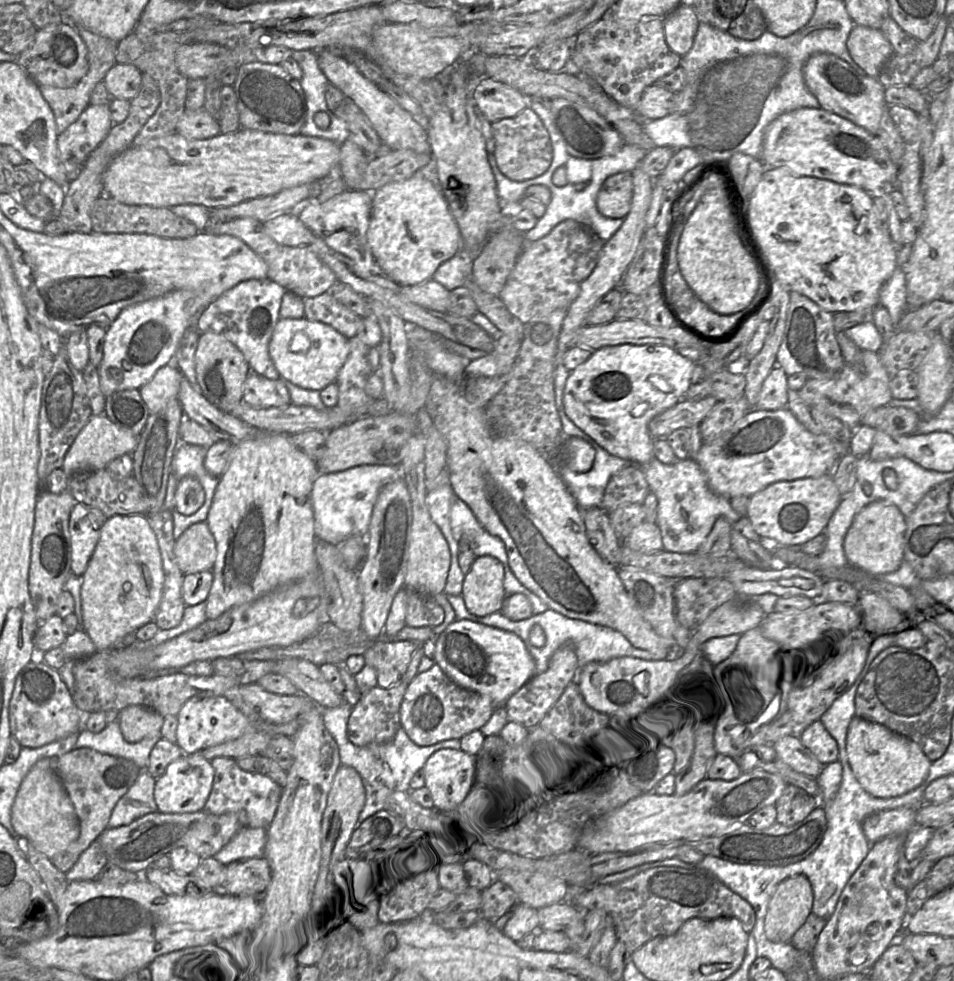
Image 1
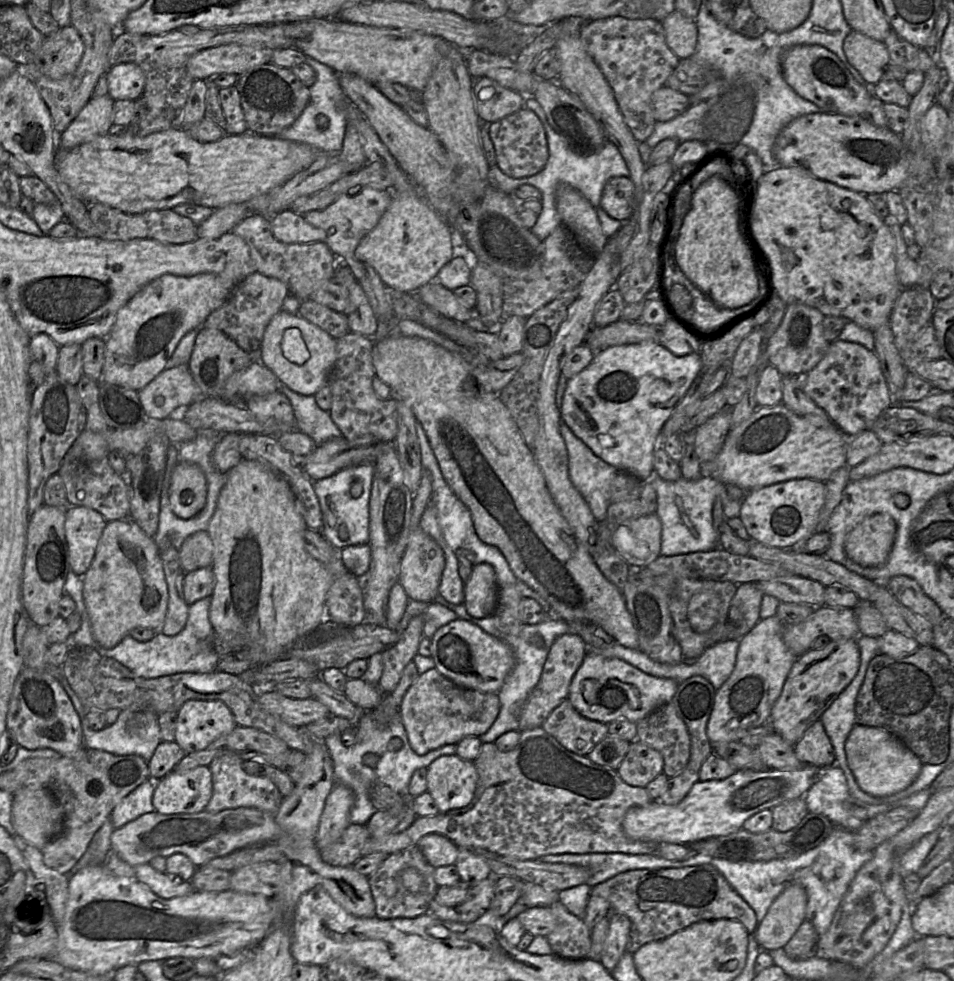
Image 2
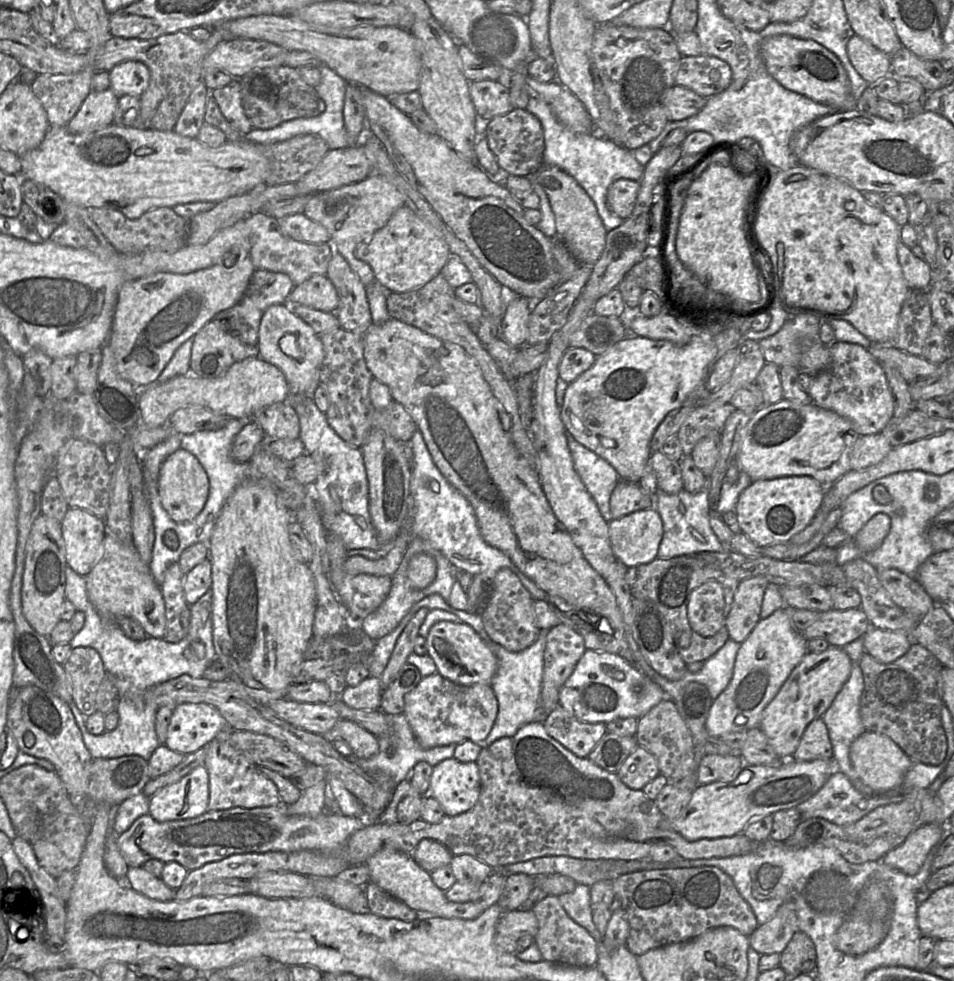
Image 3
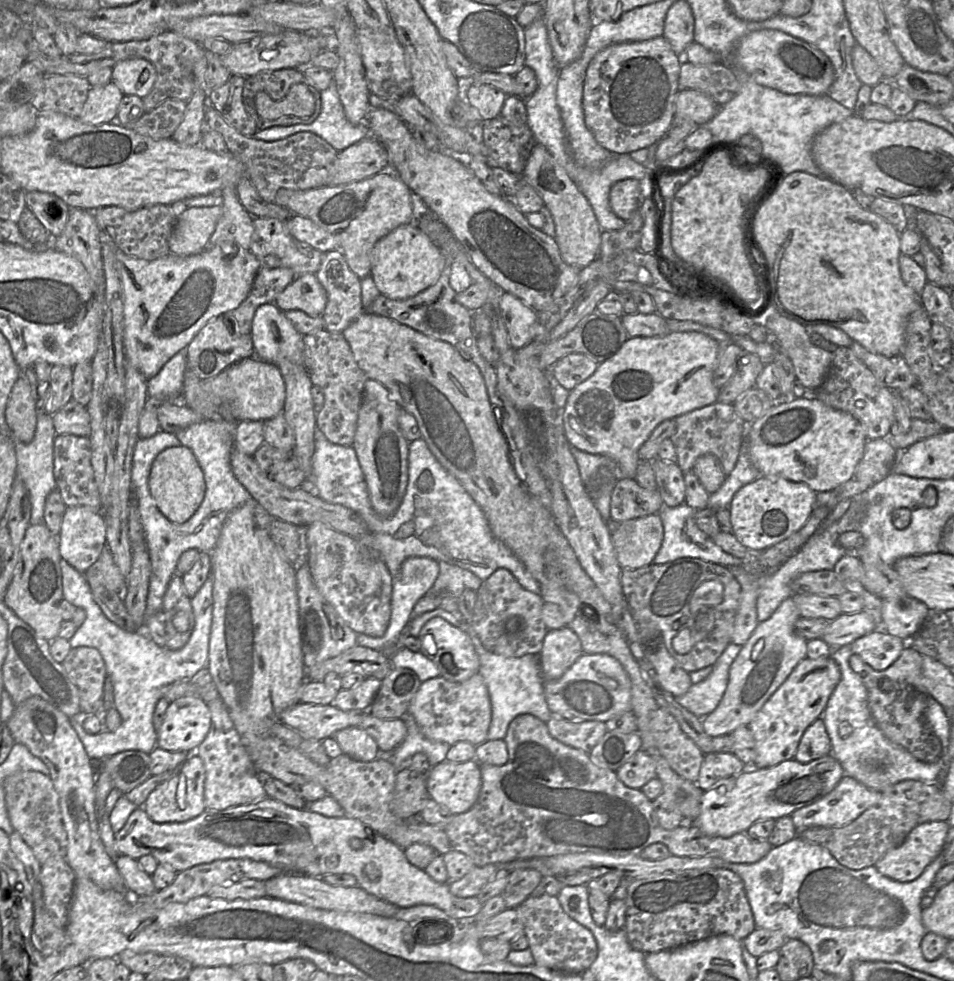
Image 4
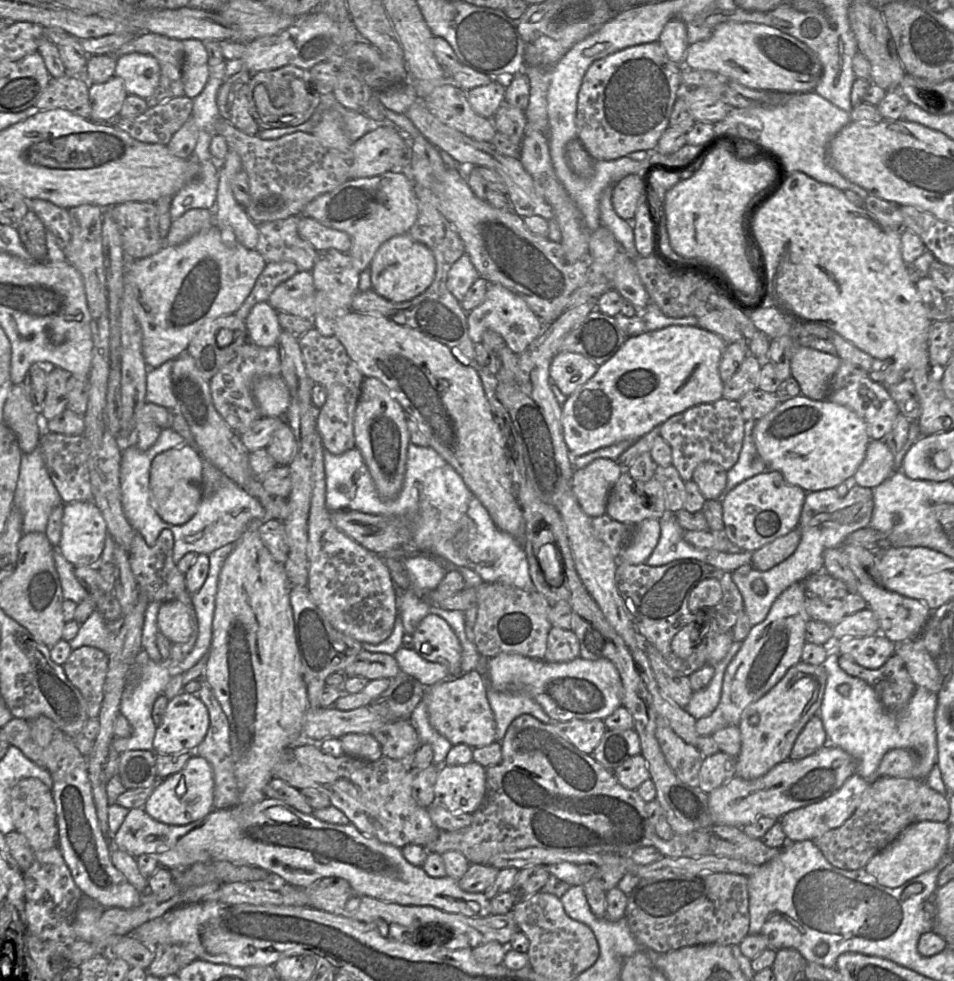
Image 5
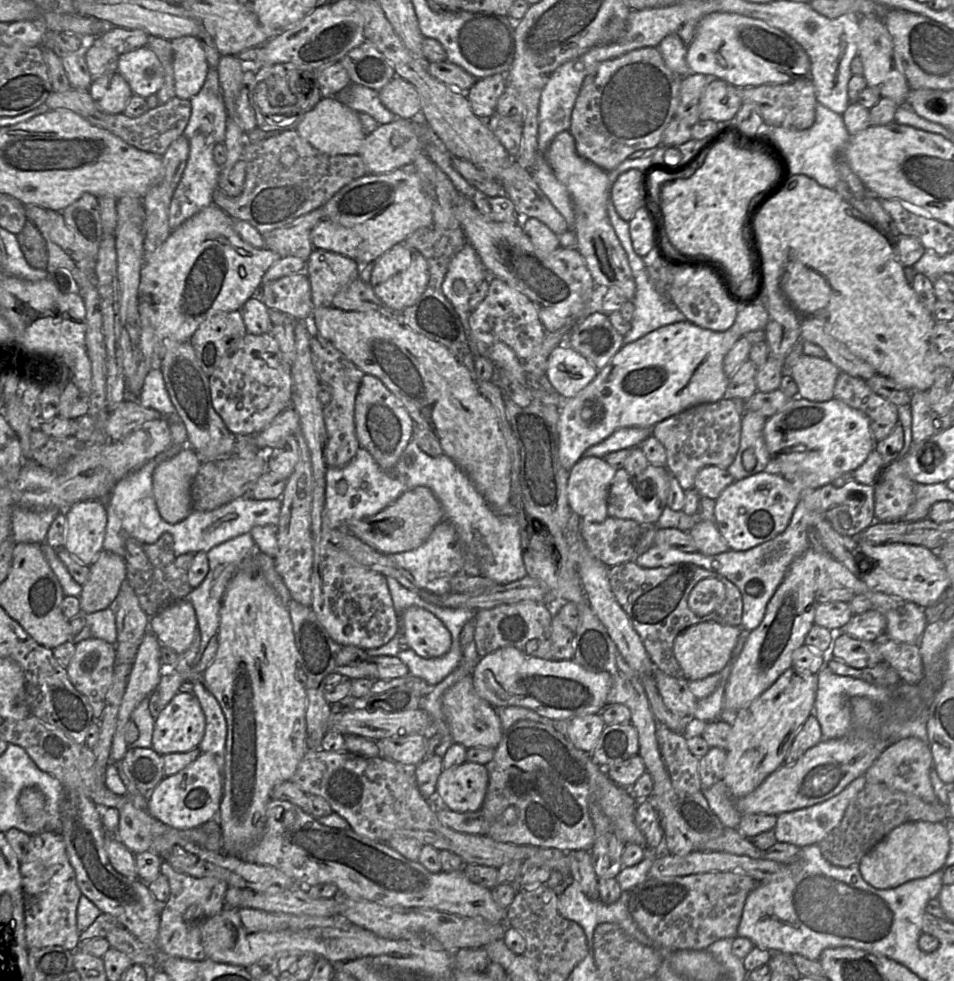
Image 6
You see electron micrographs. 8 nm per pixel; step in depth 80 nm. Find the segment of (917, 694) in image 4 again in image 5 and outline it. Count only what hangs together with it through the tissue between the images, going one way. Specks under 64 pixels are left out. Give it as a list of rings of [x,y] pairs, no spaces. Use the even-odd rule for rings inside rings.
[[[896,654],[877,669],[865,668],[845,656],[840,656],[838,662],[840,668],[847,674],[868,683],[884,708],[890,712],[901,712],[917,687],[904,661]]]

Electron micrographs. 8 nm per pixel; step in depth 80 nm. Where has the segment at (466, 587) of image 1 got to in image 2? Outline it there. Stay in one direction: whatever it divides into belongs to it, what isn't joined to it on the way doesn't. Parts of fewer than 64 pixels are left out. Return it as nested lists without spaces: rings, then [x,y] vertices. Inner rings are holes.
[[[479,563],[473,566],[464,585],[464,605],[468,614],[475,618],[492,615],[497,606],[499,588],[492,565]]]

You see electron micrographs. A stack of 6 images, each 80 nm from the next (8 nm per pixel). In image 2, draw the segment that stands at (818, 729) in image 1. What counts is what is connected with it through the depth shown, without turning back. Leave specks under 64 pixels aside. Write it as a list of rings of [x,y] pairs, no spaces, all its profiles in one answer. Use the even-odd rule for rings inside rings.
[[[819,719],[806,729],[794,745],[794,752],[797,759],[805,765],[818,768],[835,765],[835,750]]]

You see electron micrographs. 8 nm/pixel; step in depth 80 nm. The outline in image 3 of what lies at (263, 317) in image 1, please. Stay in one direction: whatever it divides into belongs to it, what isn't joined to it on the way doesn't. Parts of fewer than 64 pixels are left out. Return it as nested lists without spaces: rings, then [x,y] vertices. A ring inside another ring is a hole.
[[[256,269],[250,279],[249,285],[243,297],[233,307],[219,312],[214,319],[219,320],[224,325],[226,330],[228,330],[234,337],[238,338],[244,344],[257,346],[258,330],[263,313],[272,305],[284,304],[294,286],[295,285],[289,276],[284,273]]]

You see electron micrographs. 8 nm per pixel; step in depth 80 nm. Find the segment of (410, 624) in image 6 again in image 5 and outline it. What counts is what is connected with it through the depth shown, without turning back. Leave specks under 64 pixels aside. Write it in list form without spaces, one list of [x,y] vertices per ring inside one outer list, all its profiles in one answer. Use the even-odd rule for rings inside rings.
[[[429,614],[419,623],[416,630],[412,633],[414,650],[425,660],[441,663],[450,672],[450,677],[460,676],[462,646],[456,633],[449,623],[436,614]]]

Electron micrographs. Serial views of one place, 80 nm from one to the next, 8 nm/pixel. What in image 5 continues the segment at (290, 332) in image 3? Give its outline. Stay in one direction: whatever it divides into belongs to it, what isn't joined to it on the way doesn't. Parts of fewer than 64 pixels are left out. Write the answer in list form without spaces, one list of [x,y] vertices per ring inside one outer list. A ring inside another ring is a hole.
[[[267,301],[256,303],[244,322],[251,342],[260,347],[276,346],[282,327],[277,311]]]

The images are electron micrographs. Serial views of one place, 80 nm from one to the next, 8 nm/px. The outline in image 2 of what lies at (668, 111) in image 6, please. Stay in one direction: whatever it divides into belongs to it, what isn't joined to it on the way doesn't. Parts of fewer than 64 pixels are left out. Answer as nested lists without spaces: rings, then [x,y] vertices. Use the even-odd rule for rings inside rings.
[[[618,14],[584,23],[580,33],[586,51],[592,57],[611,89],[624,120],[638,143],[645,142],[656,124],[652,95],[672,74],[680,59],[668,47],[662,21]]]

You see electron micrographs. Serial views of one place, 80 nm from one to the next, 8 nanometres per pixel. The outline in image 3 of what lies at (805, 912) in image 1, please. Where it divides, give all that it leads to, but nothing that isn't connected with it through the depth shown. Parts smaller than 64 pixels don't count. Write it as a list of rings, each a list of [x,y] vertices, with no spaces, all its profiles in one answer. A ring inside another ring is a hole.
[[[786,902],[769,921],[758,925],[748,936],[749,946],[760,955],[780,954],[797,930],[795,904]]]

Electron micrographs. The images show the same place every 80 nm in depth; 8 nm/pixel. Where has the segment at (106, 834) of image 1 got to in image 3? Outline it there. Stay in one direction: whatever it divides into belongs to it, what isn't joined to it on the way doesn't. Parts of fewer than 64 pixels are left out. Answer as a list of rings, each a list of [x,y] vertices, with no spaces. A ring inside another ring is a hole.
[[[283,804],[257,808],[234,807],[226,810],[208,810],[195,818],[164,822],[158,822],[149,814],[144,814],[139,816],[126,831],[116,836],[115,841],[129,867],[142,867],[146,861],[158,859],[163,863],[178,862],[191,871],[206,863],[219,861],[235,854],[300,850],[336,851],[346,843],[352,833],[363,828],[365,824],[364,818],[345,816],[339,812],[323,811],[316,817],[291,816],[286,813]]]

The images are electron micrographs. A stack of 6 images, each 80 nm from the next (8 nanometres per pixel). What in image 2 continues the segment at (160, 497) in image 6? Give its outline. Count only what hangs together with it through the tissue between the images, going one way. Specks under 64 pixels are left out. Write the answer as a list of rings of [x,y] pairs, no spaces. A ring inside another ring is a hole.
[[[179,461],[171,476],[169,499],[173,513],[190,519],[206,505],[207,480],[199,466]]]

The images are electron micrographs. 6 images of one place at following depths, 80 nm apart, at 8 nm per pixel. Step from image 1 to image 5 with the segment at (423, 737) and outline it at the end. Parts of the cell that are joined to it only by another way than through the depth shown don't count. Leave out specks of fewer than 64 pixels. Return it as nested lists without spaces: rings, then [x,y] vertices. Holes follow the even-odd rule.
[[[474,669],[454,678],[447,678],[428,687],[424,700],[434,729],[453,745],[487,746],[496,741],[494,713],[487,697],[487,681]]]

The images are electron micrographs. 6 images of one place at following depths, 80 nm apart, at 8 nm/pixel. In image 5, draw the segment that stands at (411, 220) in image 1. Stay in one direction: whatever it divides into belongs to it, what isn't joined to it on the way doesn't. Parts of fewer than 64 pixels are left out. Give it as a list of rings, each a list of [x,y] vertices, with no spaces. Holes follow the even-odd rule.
[[[406,233],[384,242],[377,250],[369,268],[372,289],[389,301],[401,303],[412,300],[431,285],[436,273],[436,261],[427,246],[413,240]]]

